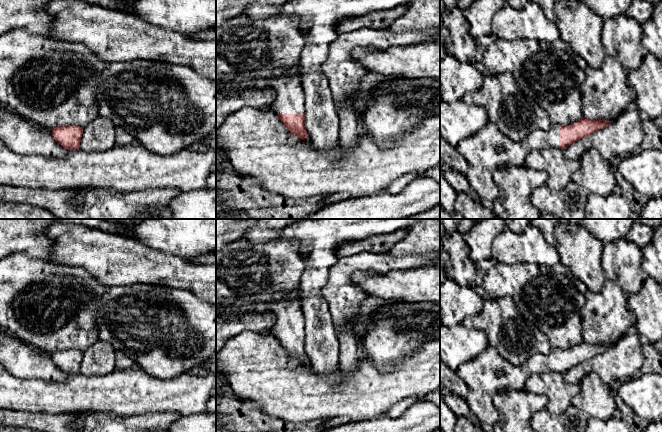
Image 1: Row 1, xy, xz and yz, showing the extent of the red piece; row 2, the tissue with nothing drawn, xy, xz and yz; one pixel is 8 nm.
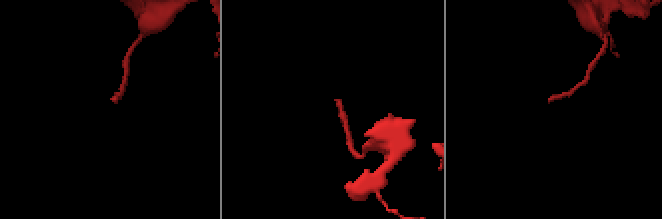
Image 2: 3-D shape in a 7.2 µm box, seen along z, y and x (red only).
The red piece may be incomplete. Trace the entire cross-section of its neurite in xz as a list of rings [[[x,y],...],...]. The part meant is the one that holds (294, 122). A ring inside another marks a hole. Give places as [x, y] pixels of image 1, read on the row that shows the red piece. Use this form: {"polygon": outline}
{"polygon": [[[298,76],[277,77],[269,79],[269,84],[276,90],[272,110],[290,133],[300,139],[309,136],[305,122],[304,91],[302,80]]]}

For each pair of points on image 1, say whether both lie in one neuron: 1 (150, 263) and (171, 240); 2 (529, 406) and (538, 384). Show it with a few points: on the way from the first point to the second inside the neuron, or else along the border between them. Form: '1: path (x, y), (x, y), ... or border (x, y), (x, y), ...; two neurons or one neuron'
1: border (139, 242), (154, 249), (184, 257); two neurons
2: border (523, 388), (544, 394), (547, 399), (546, 408); two neurons

